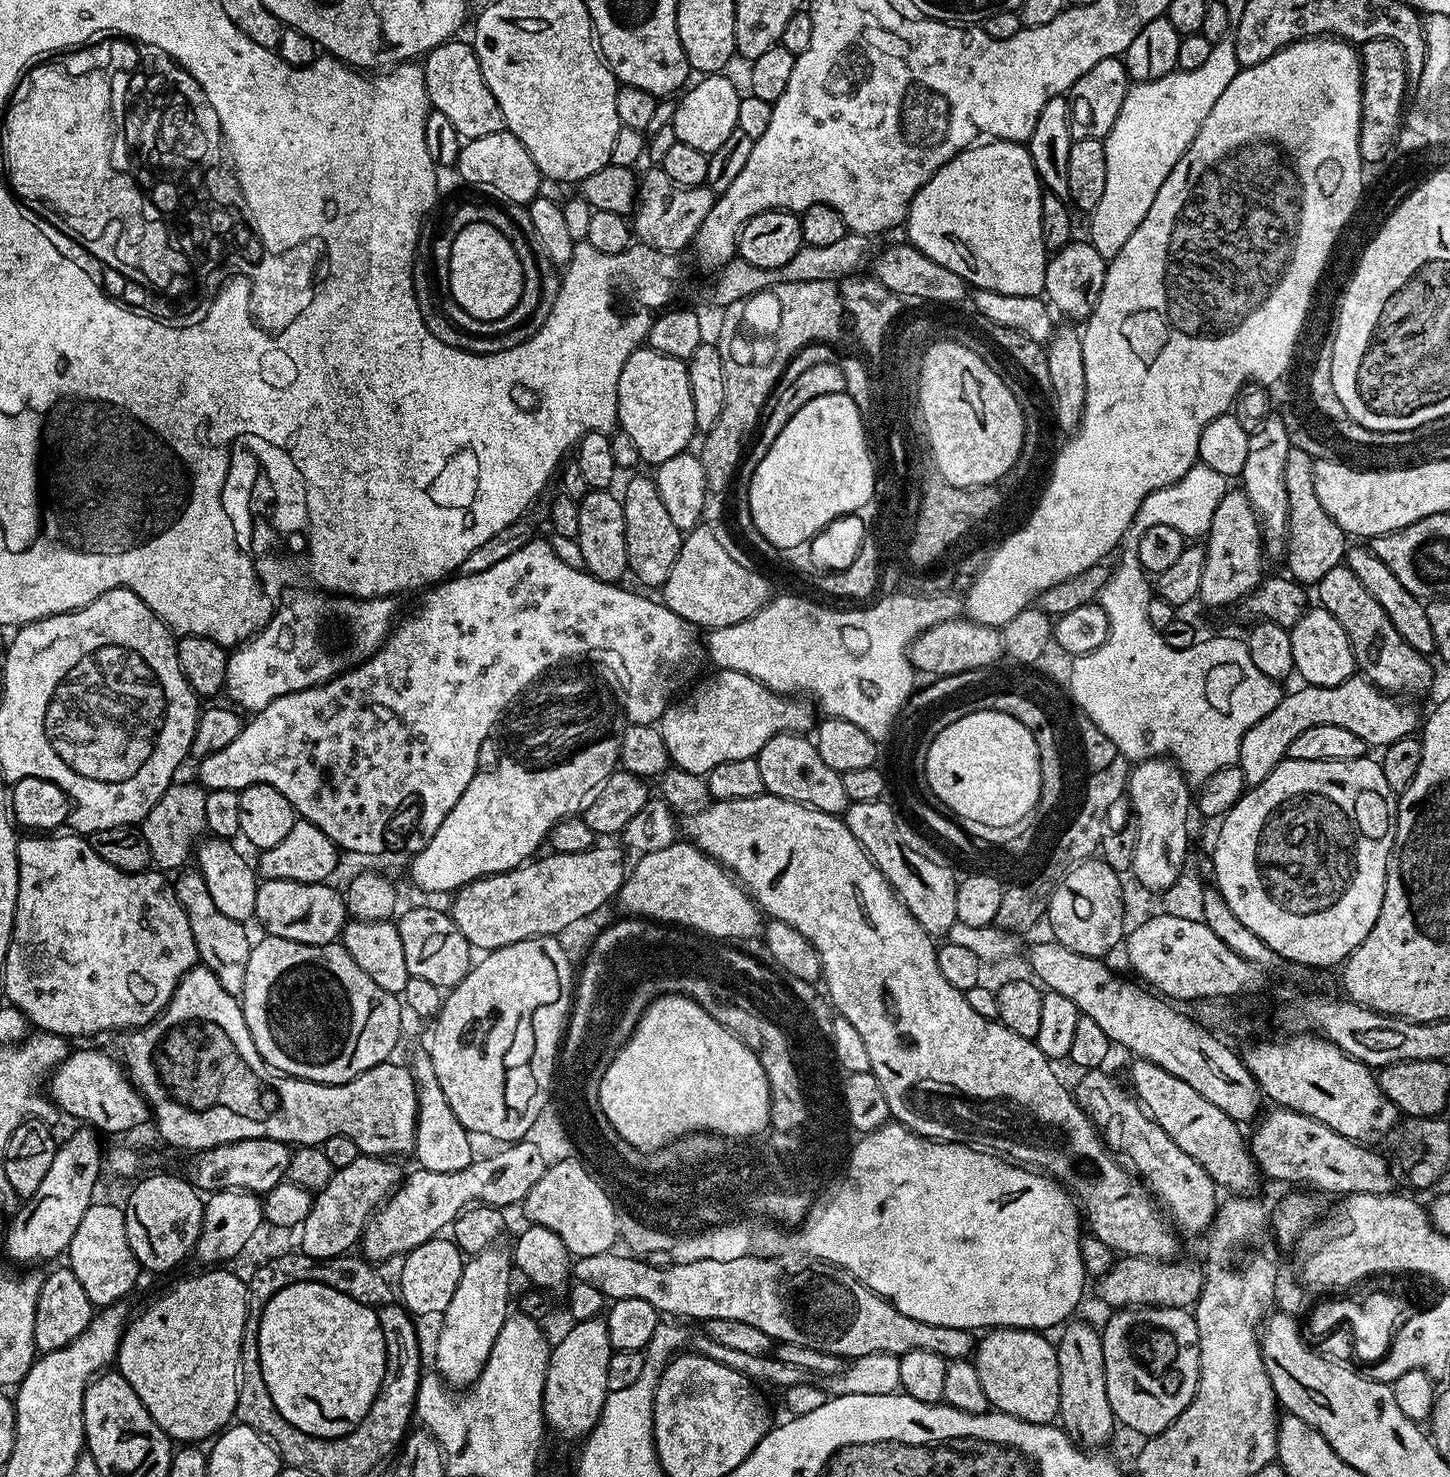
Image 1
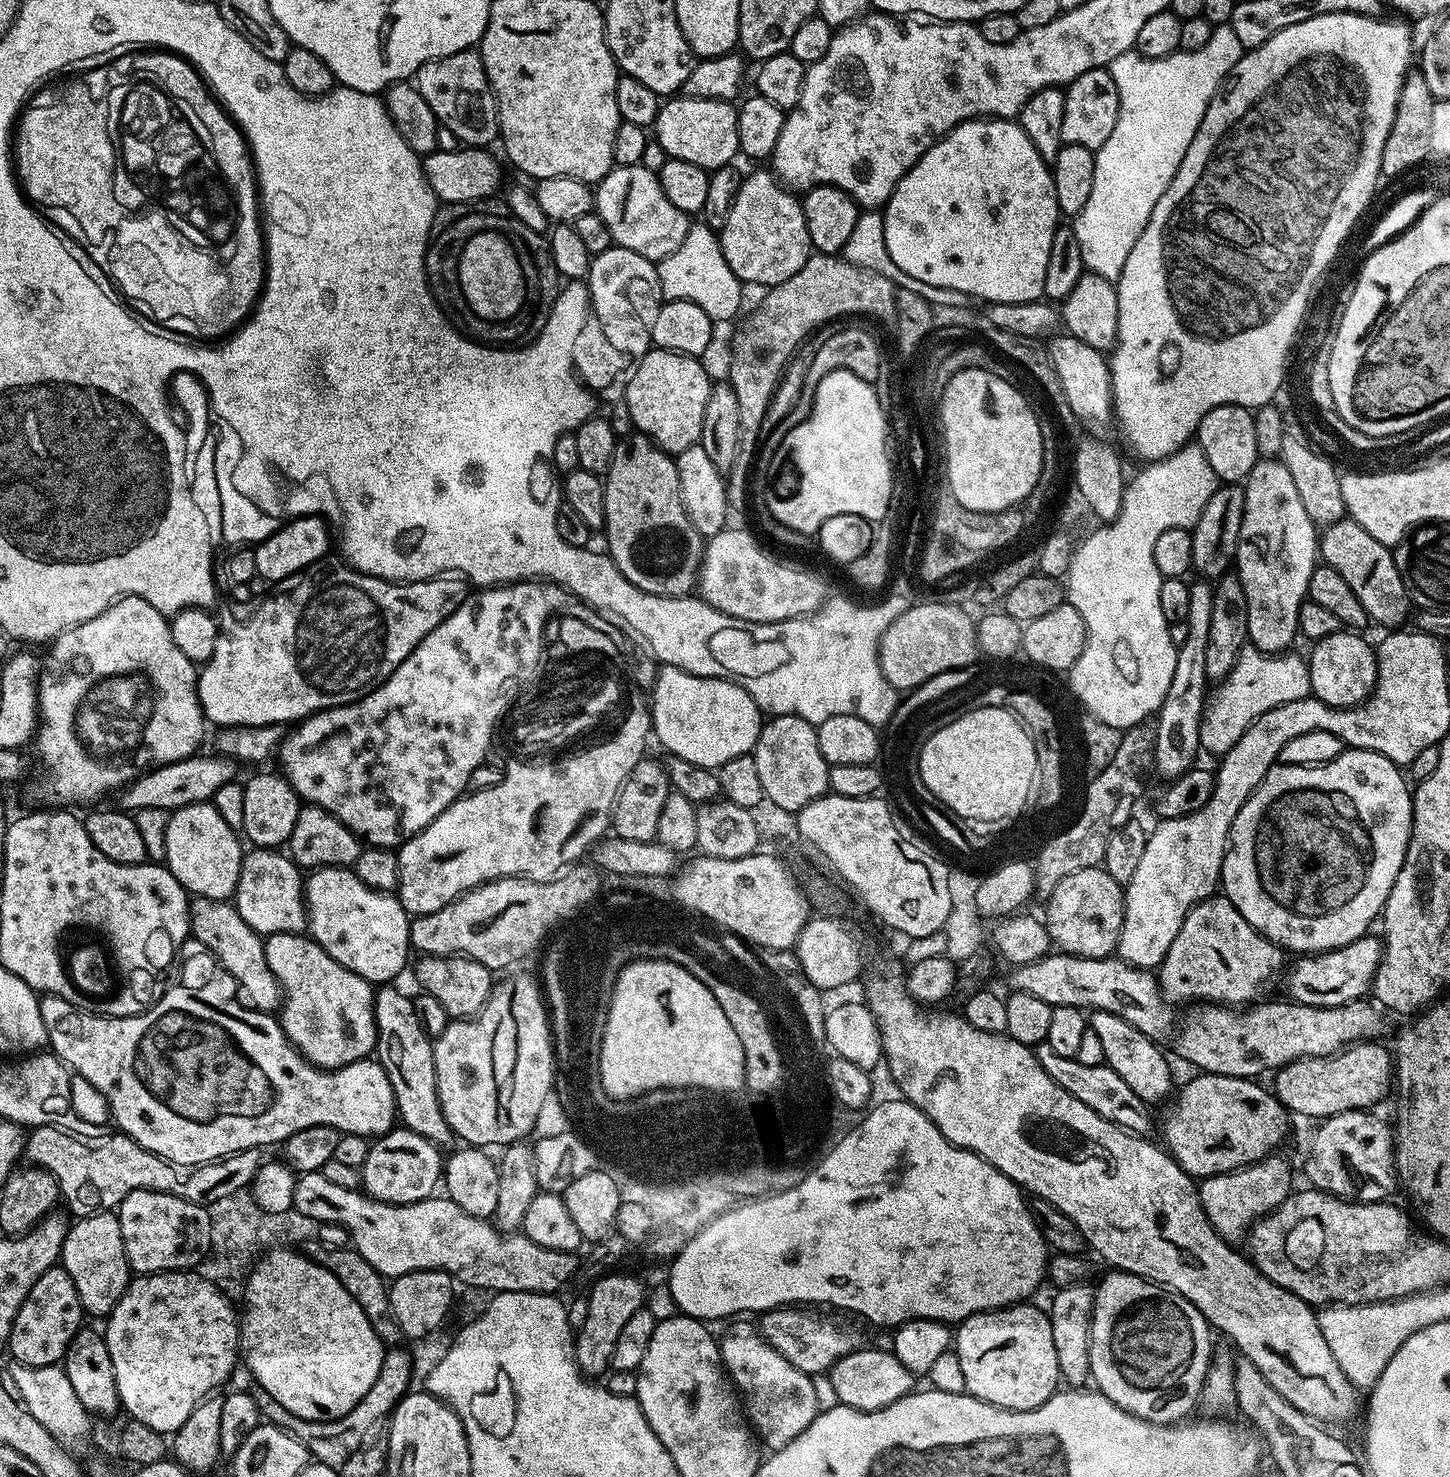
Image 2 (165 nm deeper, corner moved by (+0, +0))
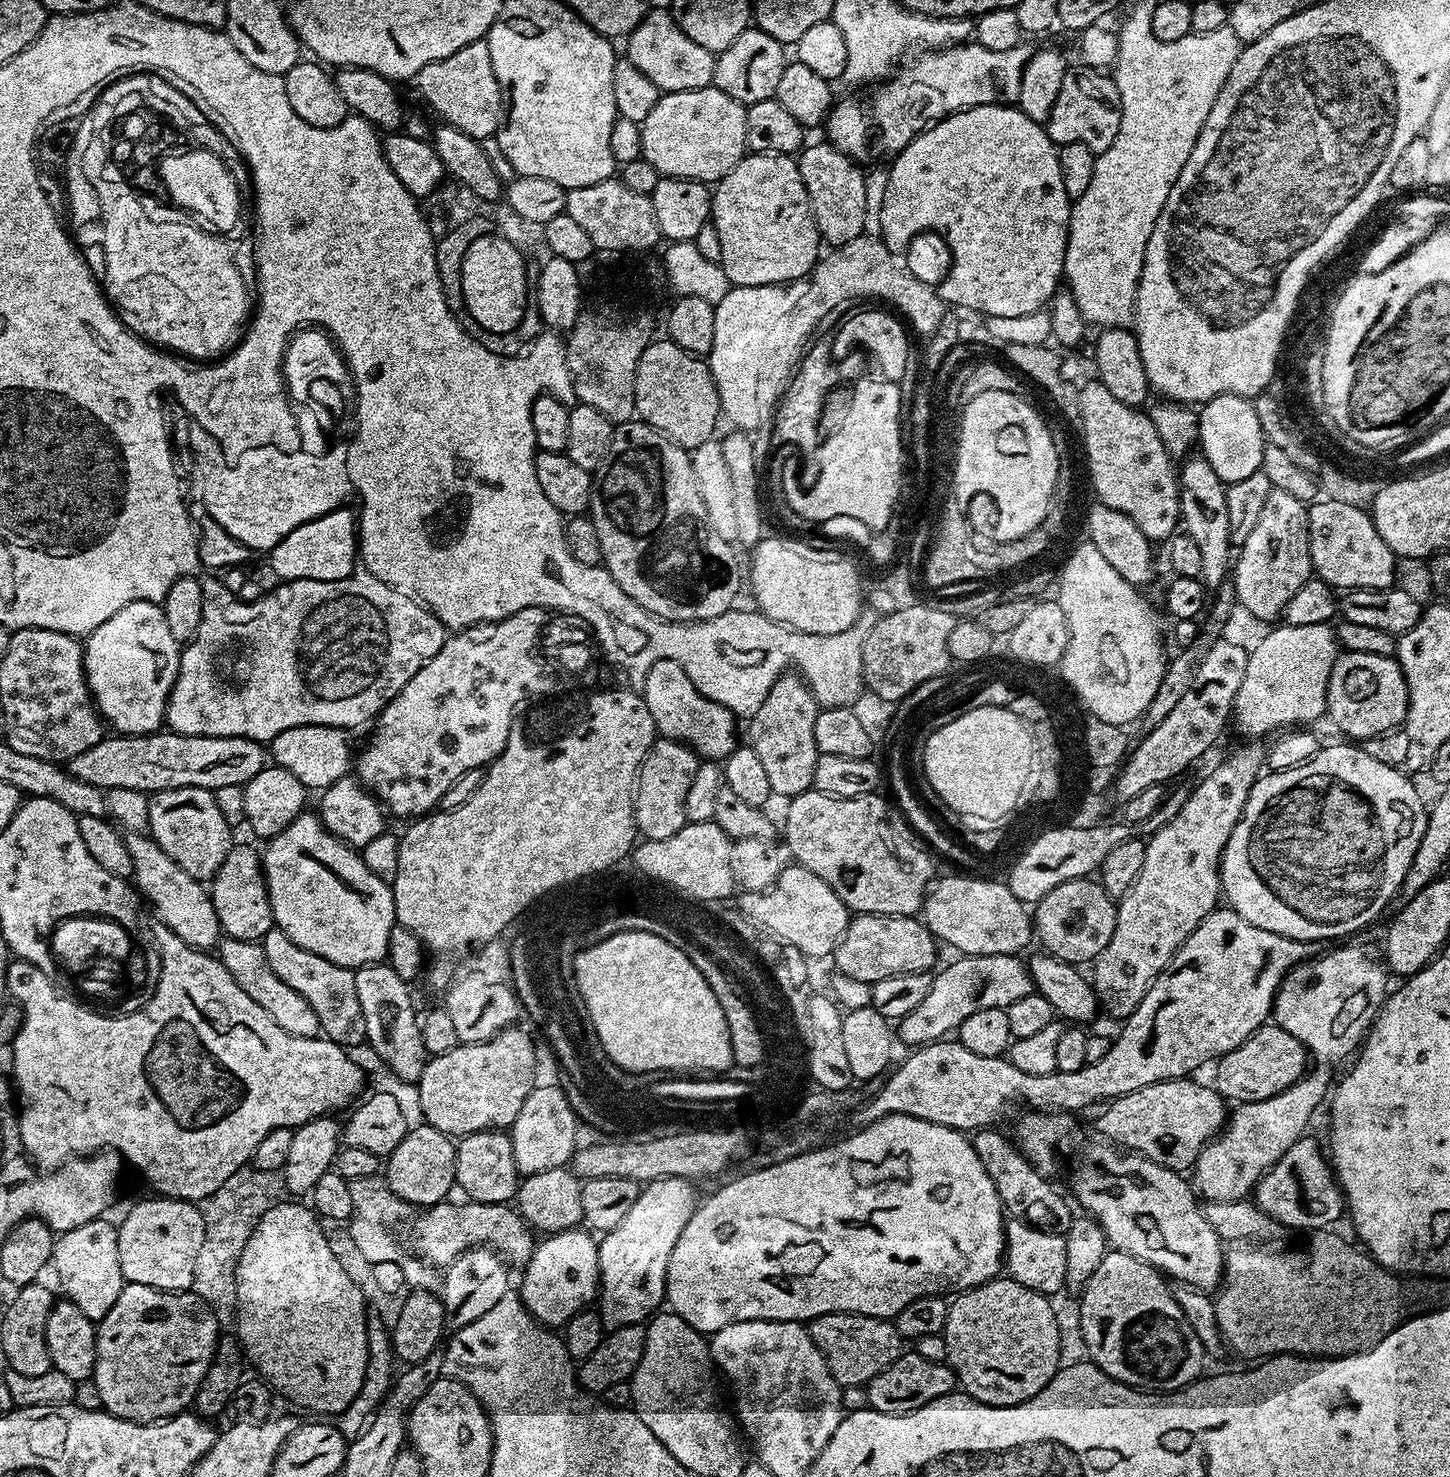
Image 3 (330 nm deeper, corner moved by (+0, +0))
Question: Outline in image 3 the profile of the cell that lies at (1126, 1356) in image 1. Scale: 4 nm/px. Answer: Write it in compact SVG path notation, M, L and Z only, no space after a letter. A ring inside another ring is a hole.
M1110 1250L1098 1262L1094 1278L1090 1278L1082 1289L1080 1300L1080 1332L1084 1335L1087 1359L1097 1364L1106 1375L1118 1382L1128 1384L1146 1392L1176 1392L1201 1375L1206 1353L1194 1326L1182 1314L1182 1306L1172 1297L1166 1287L1165 1277L1145 1260L1134 1258L1125 1252Z

